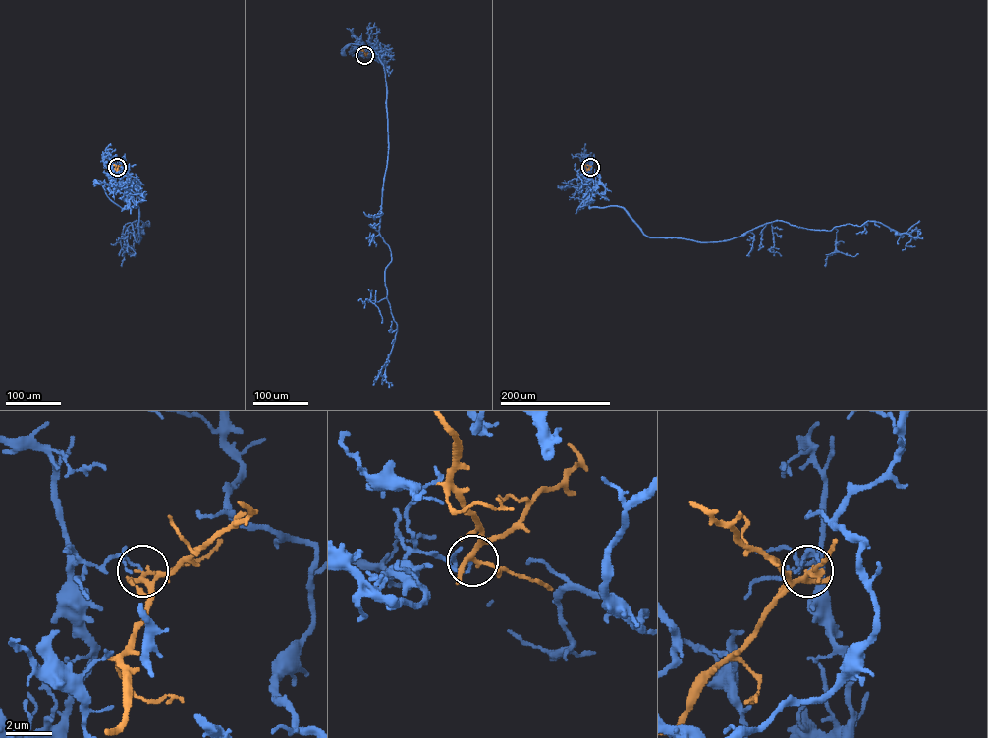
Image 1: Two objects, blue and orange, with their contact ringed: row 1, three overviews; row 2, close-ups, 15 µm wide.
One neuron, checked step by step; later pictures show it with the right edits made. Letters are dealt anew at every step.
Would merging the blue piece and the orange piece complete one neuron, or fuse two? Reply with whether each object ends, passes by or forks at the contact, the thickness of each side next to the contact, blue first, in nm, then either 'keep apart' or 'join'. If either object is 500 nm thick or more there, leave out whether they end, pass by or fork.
blue ends | orange forks | 110/190 nm | keep apart

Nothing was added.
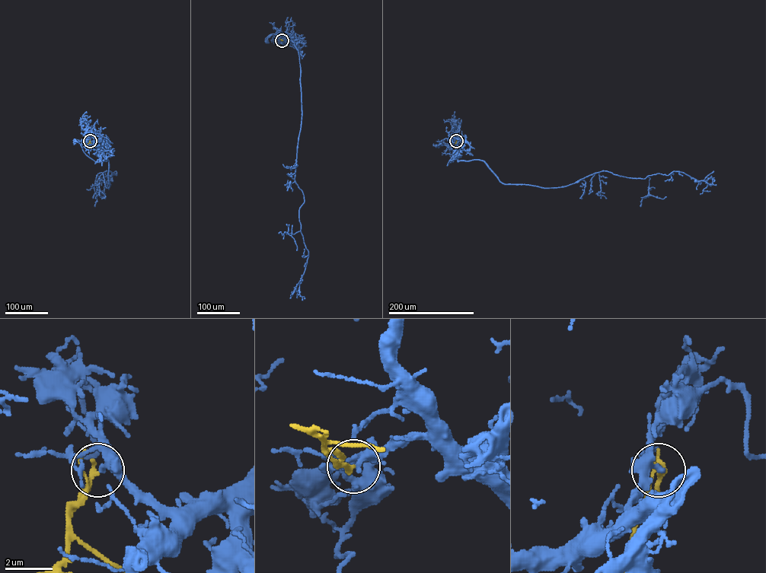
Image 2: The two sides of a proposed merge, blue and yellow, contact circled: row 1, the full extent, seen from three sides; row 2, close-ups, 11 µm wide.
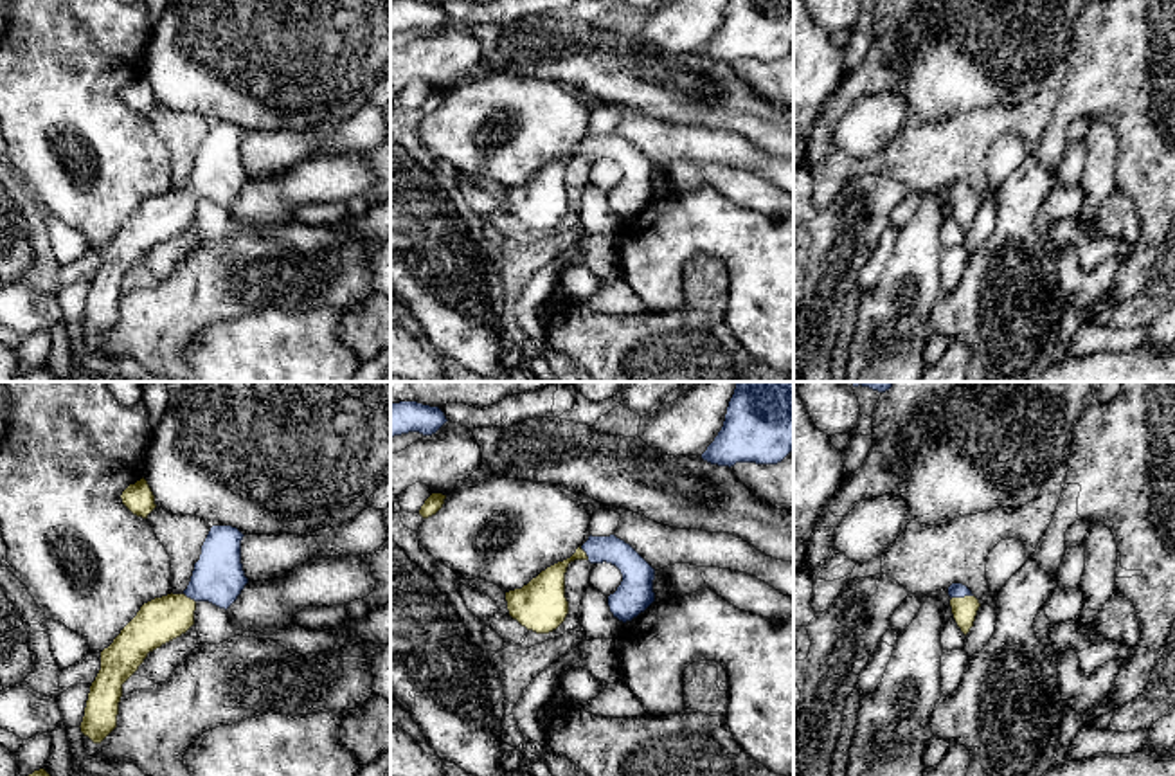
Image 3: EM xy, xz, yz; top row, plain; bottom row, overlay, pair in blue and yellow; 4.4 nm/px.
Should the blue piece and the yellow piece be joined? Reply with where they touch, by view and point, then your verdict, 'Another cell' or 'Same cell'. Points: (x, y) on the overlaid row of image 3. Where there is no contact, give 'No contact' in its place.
Touches blue at yz (961, 596). Same cell

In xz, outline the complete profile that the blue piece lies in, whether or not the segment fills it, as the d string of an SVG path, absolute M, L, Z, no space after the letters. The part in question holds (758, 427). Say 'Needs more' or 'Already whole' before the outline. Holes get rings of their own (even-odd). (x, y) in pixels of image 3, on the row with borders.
Already whole. M736 382L725 421L702 459L718 466L777 465L794 450L794 382Z

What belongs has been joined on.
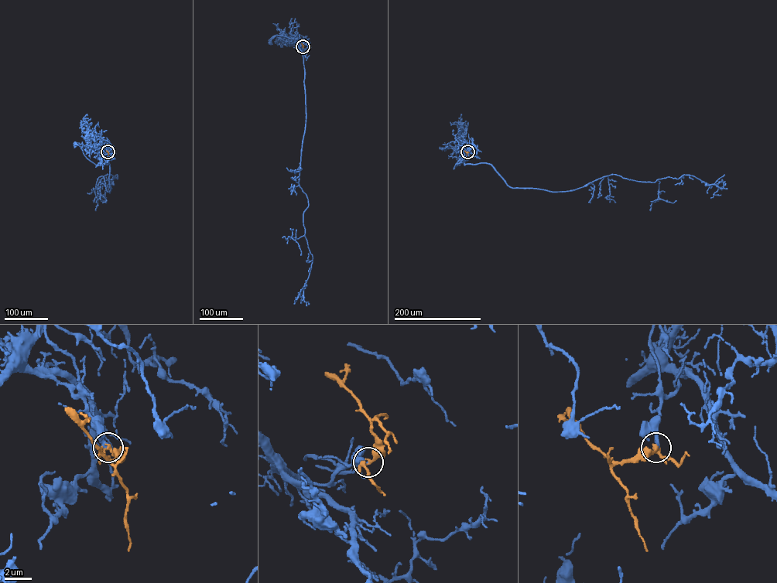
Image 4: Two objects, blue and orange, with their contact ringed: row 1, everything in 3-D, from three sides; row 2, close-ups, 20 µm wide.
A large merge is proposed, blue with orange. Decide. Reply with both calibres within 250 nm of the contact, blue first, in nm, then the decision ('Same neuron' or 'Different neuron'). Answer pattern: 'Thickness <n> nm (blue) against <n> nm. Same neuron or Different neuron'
Thickness 280 nm (blue) against 240 nm. Same neuron

